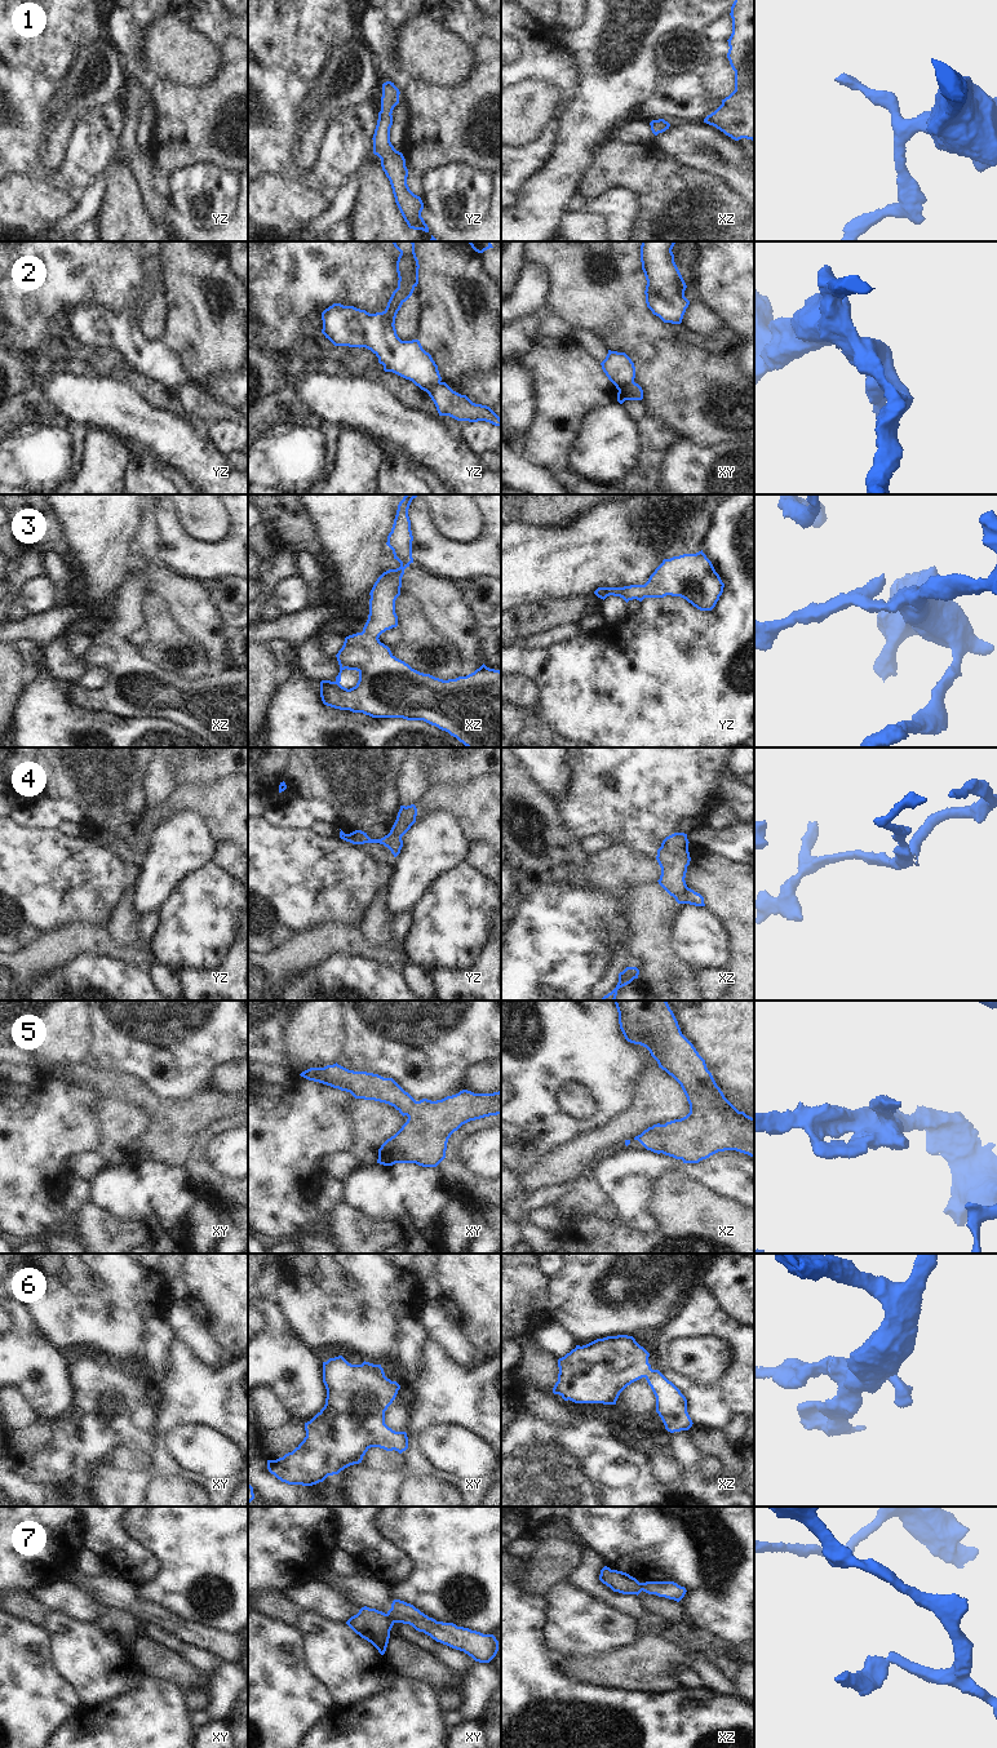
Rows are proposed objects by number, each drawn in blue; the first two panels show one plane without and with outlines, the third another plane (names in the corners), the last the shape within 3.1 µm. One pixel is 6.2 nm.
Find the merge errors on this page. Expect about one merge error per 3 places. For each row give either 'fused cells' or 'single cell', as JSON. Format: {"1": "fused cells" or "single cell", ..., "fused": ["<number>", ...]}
{"1": "single cell", "2": "fused cells", "3": "single cell", "4": "fused cells", "5": "single cell", "6": "single cell", "7": "fused cells", "fused": ["2", "4", "7"]}

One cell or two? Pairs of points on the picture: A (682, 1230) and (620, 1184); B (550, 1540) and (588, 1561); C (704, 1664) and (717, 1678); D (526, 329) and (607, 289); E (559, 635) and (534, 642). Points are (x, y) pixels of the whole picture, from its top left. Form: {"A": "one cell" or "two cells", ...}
{"A": "two cells", "B": "two cells", "C": "one cell", "D": "two cells", "E": "one cell"}

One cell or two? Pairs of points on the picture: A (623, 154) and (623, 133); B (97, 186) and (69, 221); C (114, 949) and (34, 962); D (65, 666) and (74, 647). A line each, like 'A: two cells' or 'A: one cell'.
A: two cells
B: one cell
C: one cell
D: two cells

